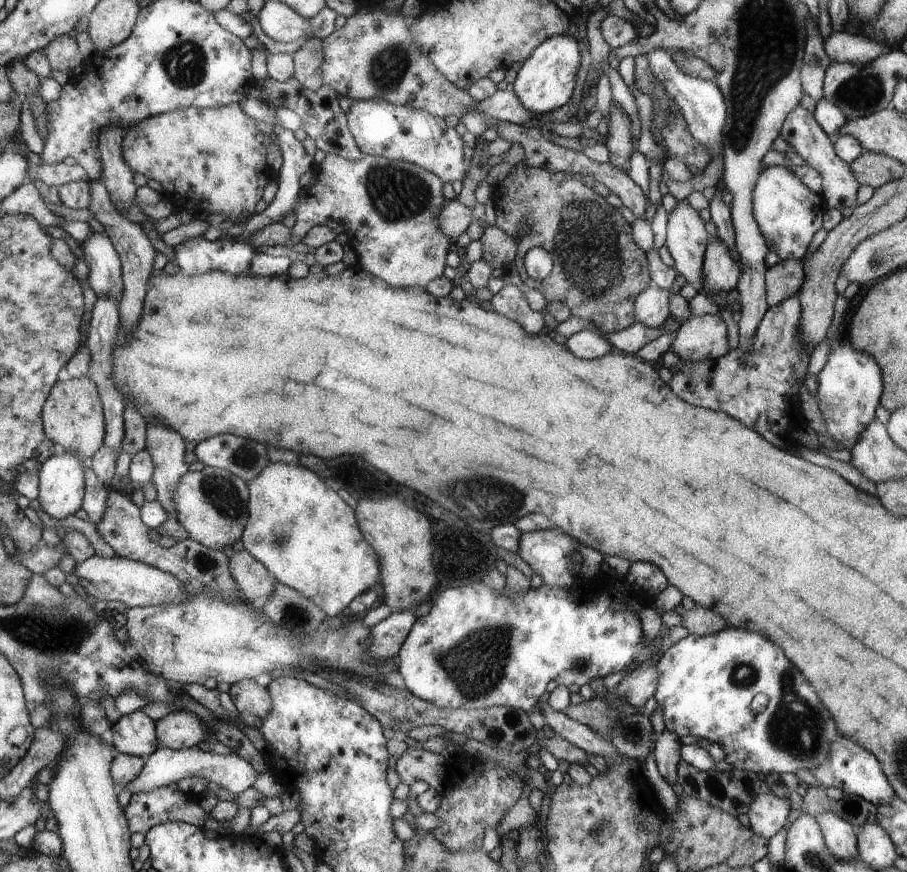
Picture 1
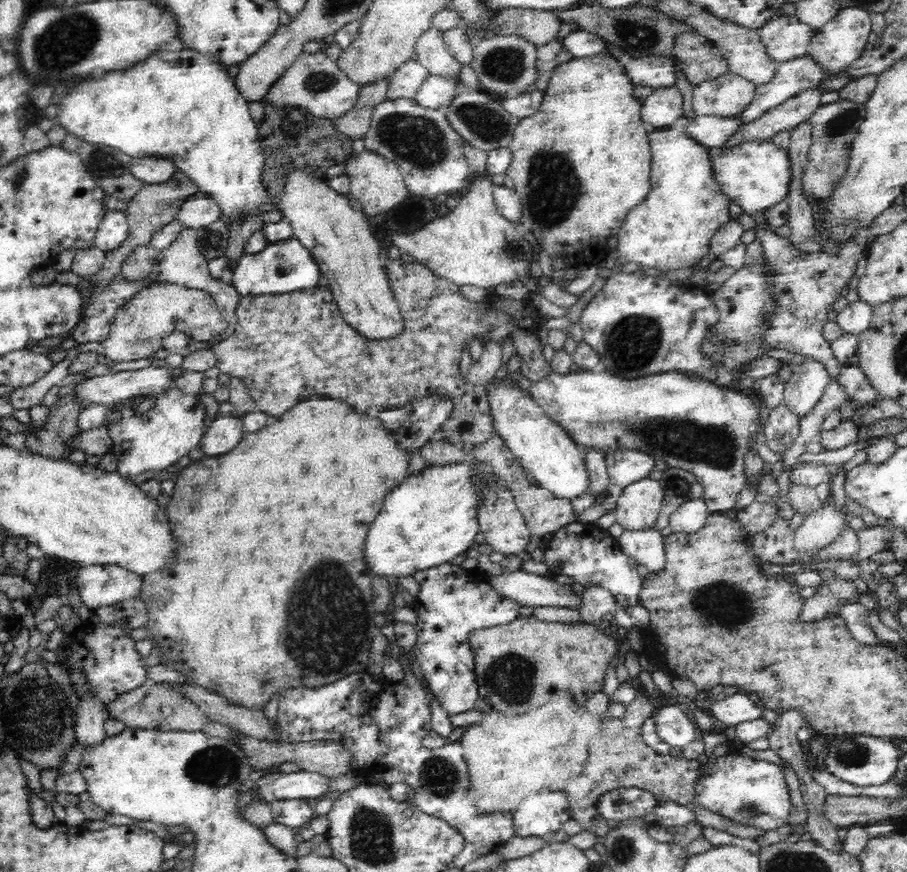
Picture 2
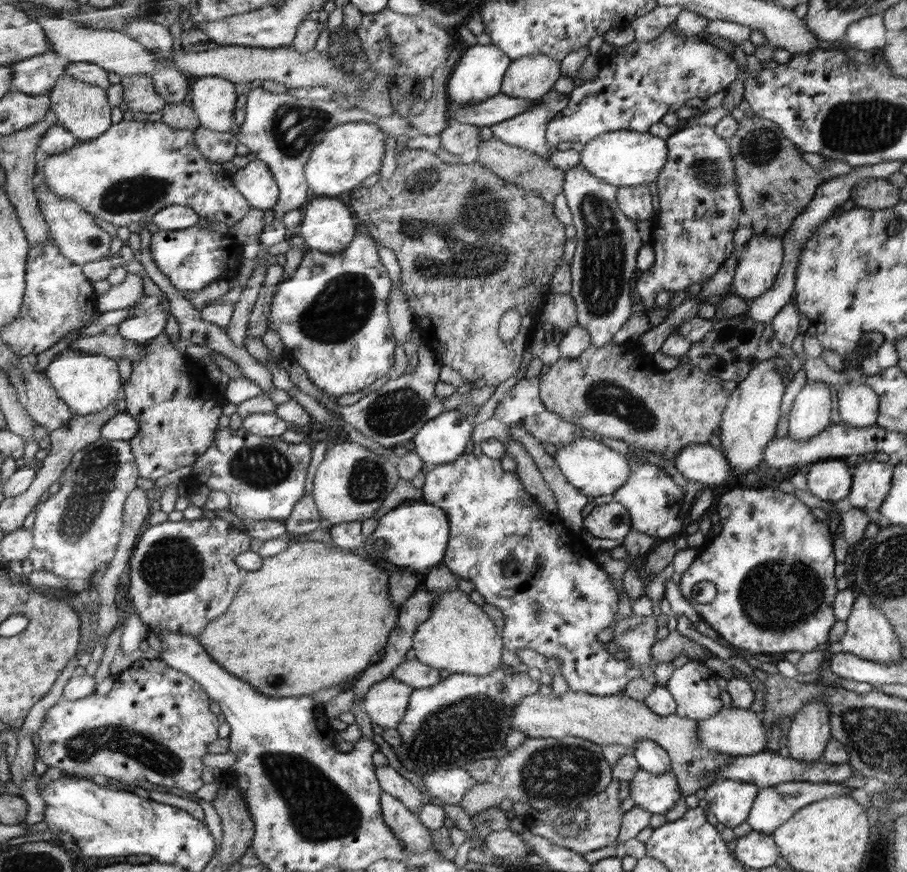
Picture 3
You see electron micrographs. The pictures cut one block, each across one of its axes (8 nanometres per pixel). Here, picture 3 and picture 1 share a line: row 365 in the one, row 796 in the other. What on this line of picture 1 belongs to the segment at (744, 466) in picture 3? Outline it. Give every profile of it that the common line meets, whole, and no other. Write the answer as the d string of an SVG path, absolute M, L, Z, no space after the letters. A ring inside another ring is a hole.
M773 790L764 791L758 794L756 800L750 804L749 828L768 841L784 826L789 826L790 811L790 800L786 793Z

